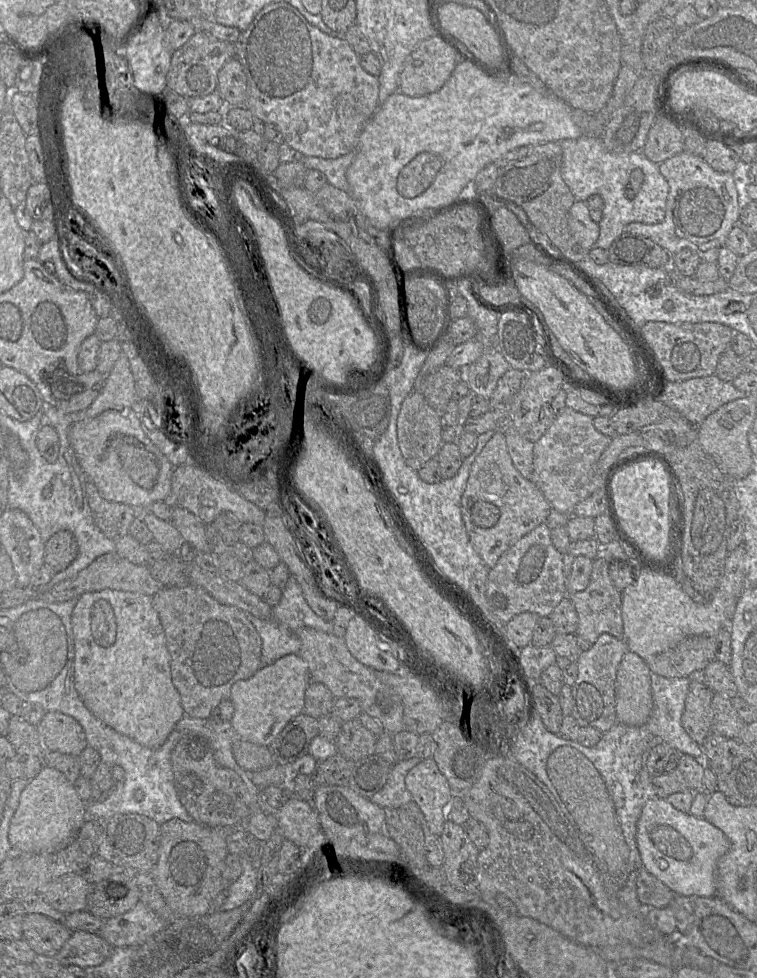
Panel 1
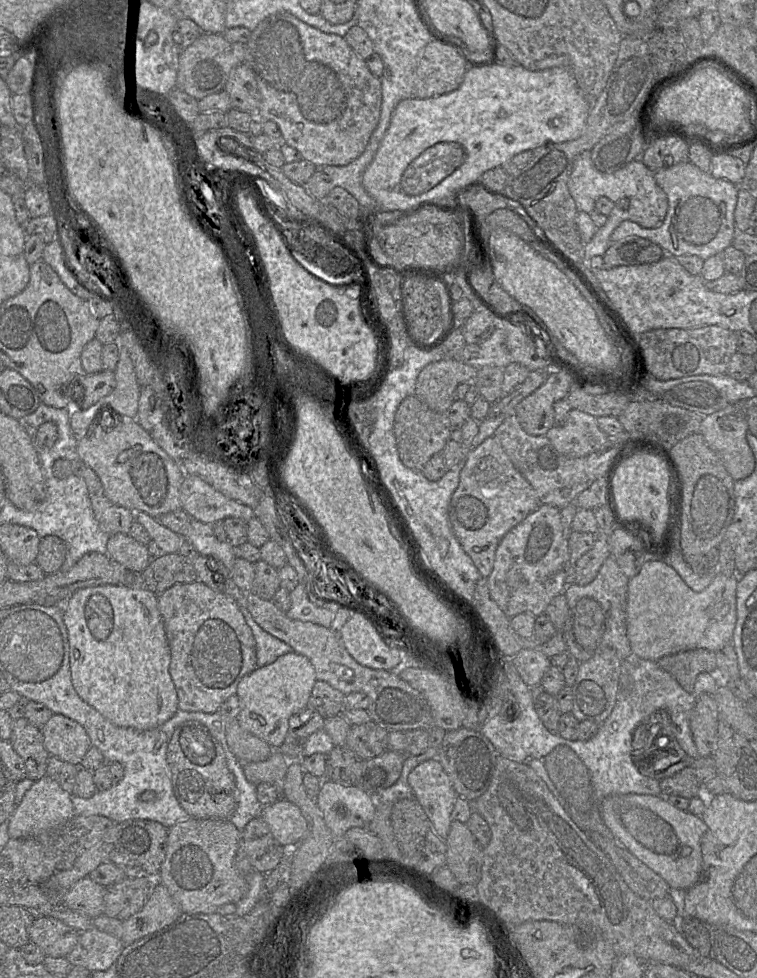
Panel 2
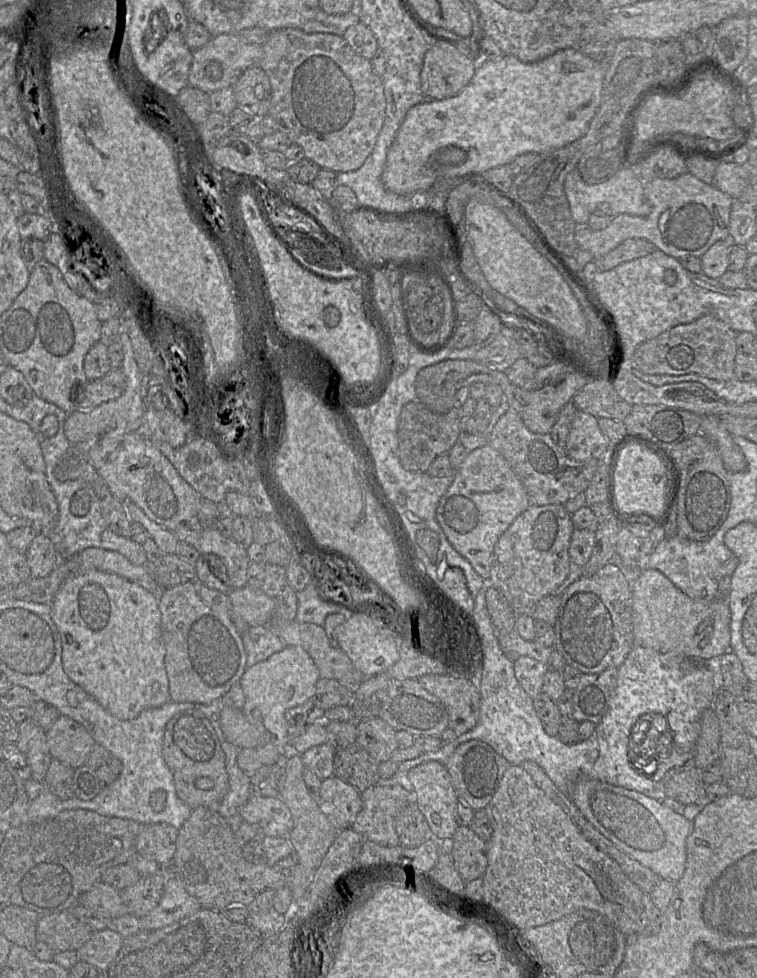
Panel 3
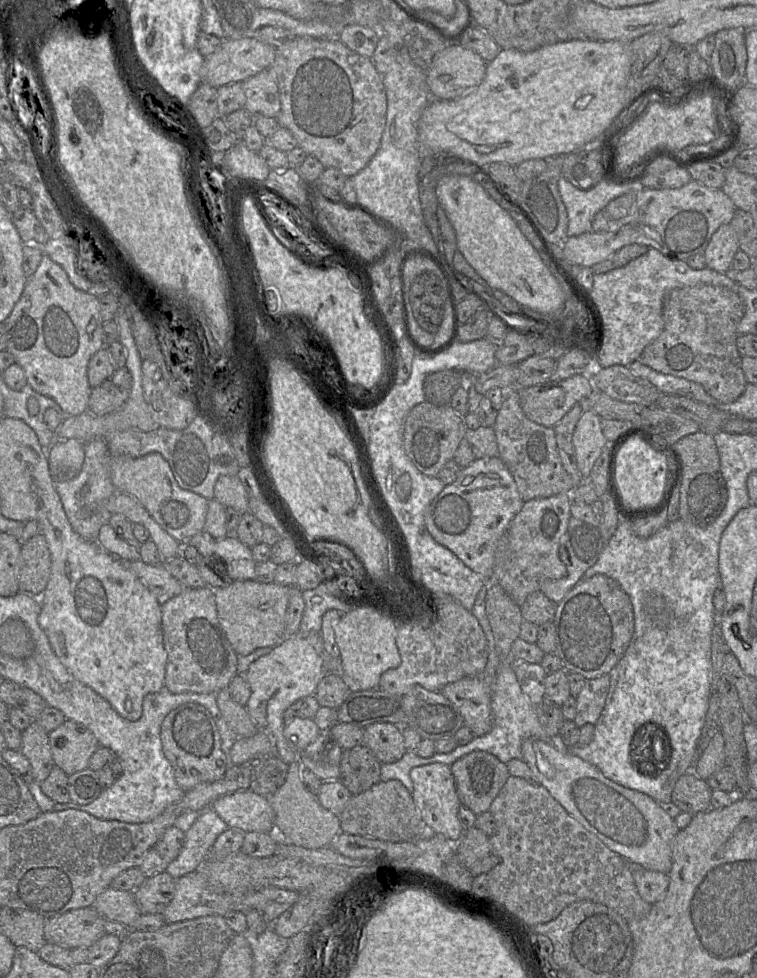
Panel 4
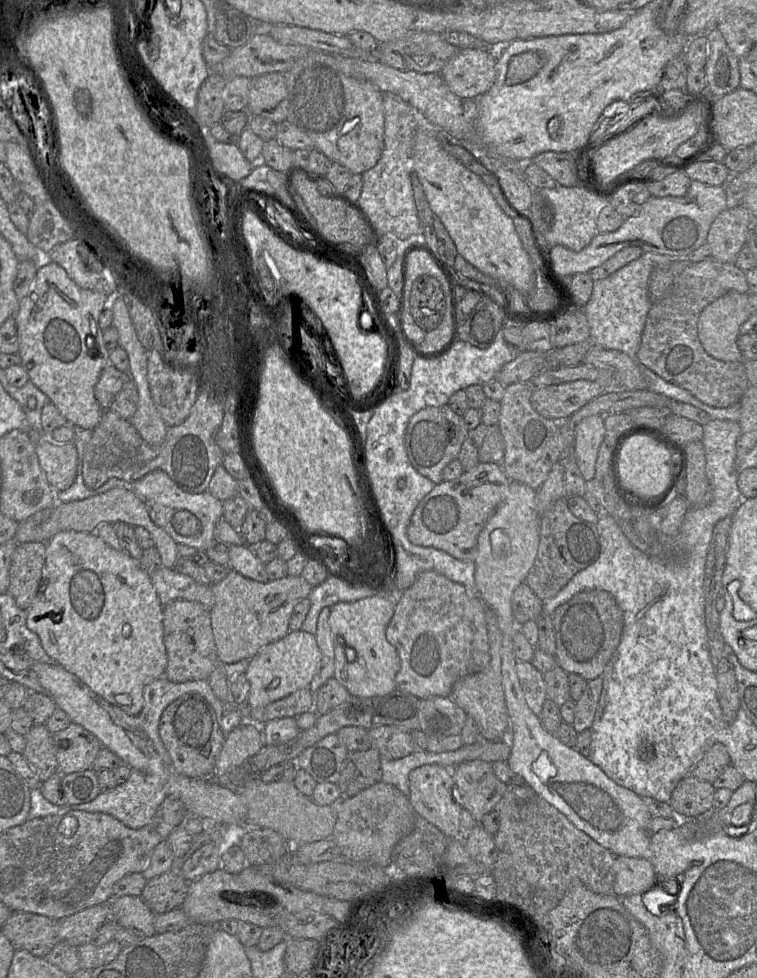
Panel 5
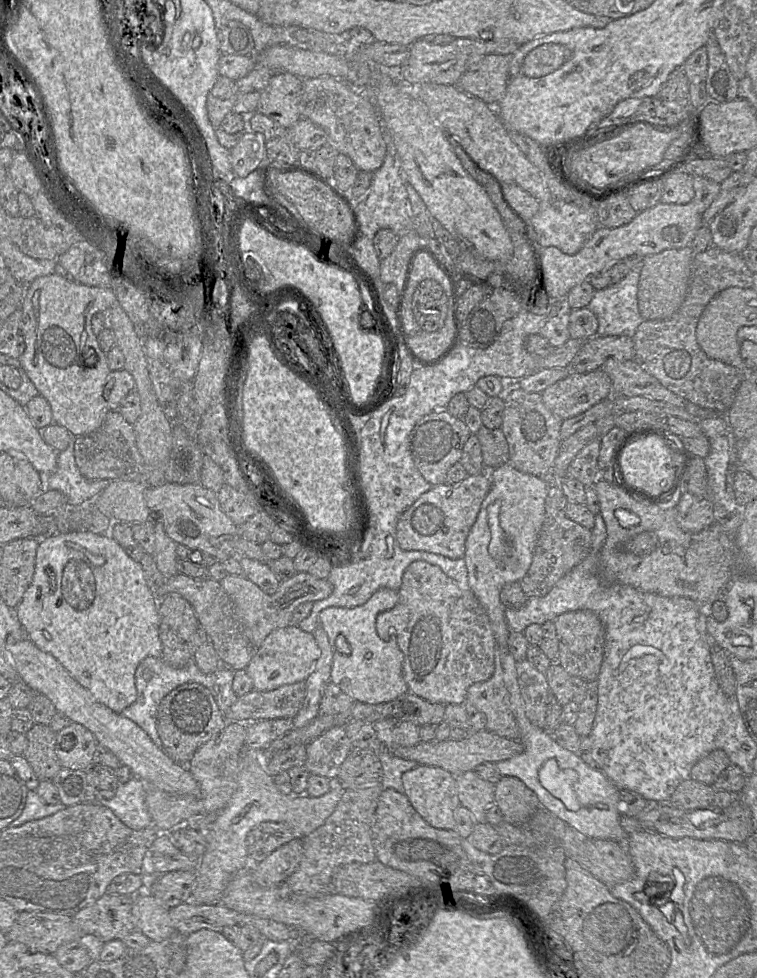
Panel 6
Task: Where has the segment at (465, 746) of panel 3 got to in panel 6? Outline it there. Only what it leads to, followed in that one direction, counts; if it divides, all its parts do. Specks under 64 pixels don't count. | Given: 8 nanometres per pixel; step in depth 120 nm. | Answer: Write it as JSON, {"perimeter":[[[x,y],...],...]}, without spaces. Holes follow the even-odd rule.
{"perimeter":[[[475,771],[456,777],[460,805],[467,808],[476,823],[486,821],[489,807],[495,803],[495,784],[480,778]]]}

